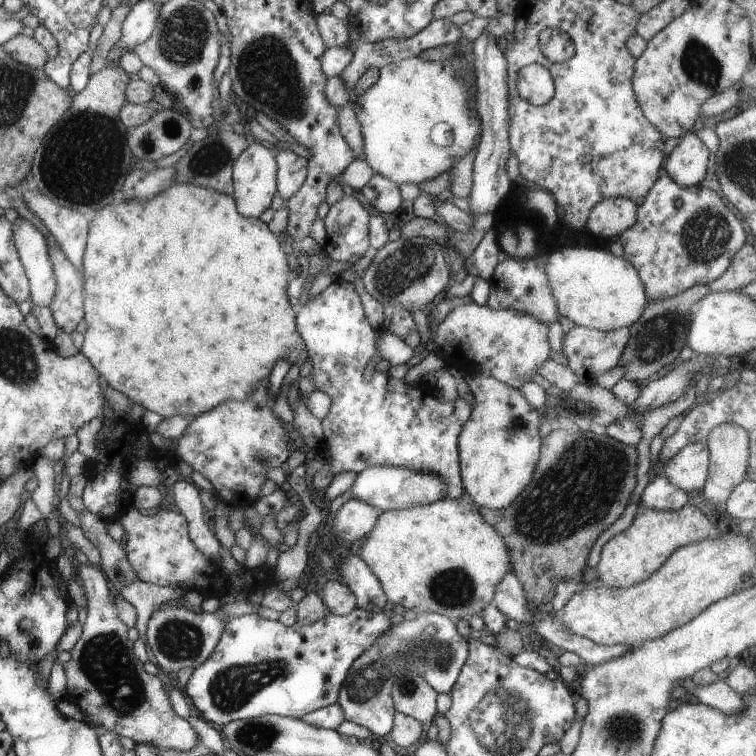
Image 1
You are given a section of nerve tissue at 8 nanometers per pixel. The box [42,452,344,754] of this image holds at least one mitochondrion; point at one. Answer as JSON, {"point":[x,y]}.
{"point":[108,671]}

